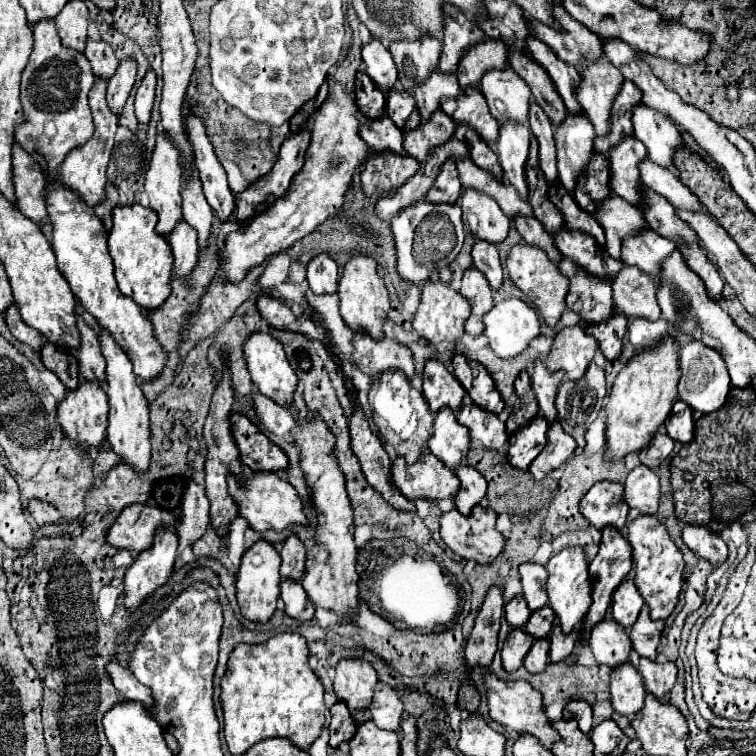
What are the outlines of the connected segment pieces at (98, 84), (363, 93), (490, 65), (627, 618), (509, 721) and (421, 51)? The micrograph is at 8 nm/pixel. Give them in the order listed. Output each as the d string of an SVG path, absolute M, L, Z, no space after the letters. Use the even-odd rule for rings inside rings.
M95 79L93 89L89 91L89 105L91 105L91 111L93 111L95 135L83 147L71 151L59 167L63 185L71 191L77 191L79 197L83 201L87 201L87 205L91 205L91 207L95 207L95 203L103 203L103 191L105 191L105 183L107 183L105 171L107 171L111 149L113 149L113 135L117 131L117 121L119 121L119 117L113 115L111 109L107 107L107 103L105 103L105 87L107 87L107 83L103 79Z
M363 71L357 73L355 77L355 95L357 95L357 107L363 111L365 117L377 119L385 111L385 95L375 87L369 75Z
M487 39L463 55L463 61L459 61L457 79L461 87L477 85L485 71L503 67L507 67L507 45L499 43L499 39Z
M631 579L623 581L613 593L613 619L623 627L629 627L637 621L641 607L643 607L643 597L639 595L635 583Z
M487 673L483 677L483 683L485 683L485 693L487 693L487 703L489 703L489 717L493 721L505 727L511 727L517 733L531 733L547 747L559 741L559 733L551 727L549 719L545 717L539 691L535 691L527 681L503 681L503 679L497 679L497 675Z
M421 35L415 41L399 39L391 43L391 55L399 73L399 87L411 91L415 85L423 83L439 63L441 41L433 35Z

